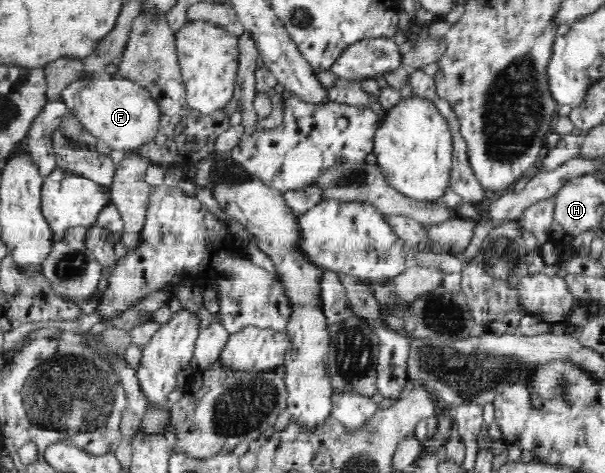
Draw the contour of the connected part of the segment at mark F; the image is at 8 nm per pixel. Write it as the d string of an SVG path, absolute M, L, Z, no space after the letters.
M95 75L80 78L68 85L60 100L92 136L108 143L111 150L122 150L130 154L140 146L154 141L160 133L162 111L158 101L146 87L126 77Z

